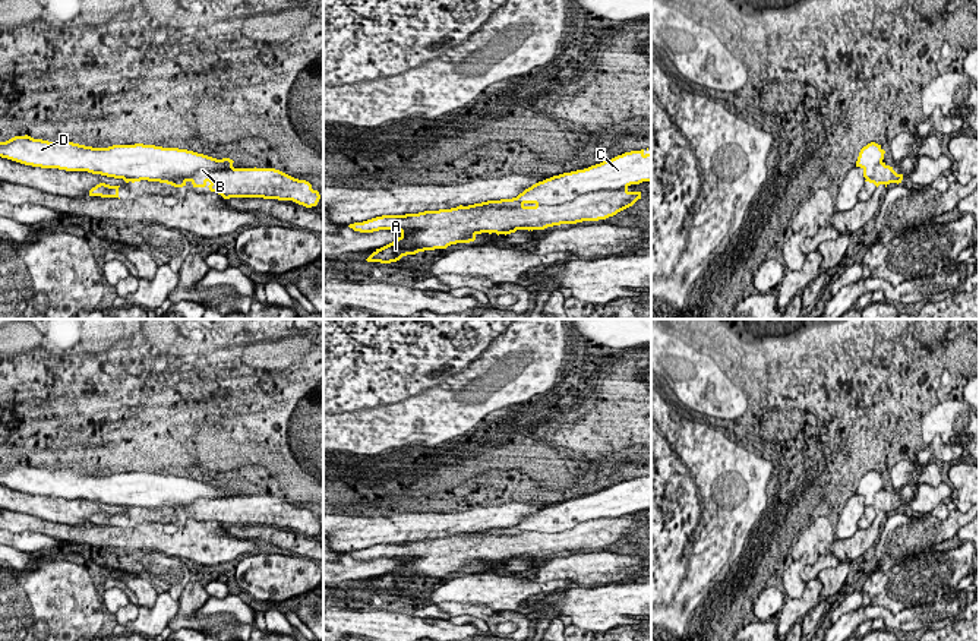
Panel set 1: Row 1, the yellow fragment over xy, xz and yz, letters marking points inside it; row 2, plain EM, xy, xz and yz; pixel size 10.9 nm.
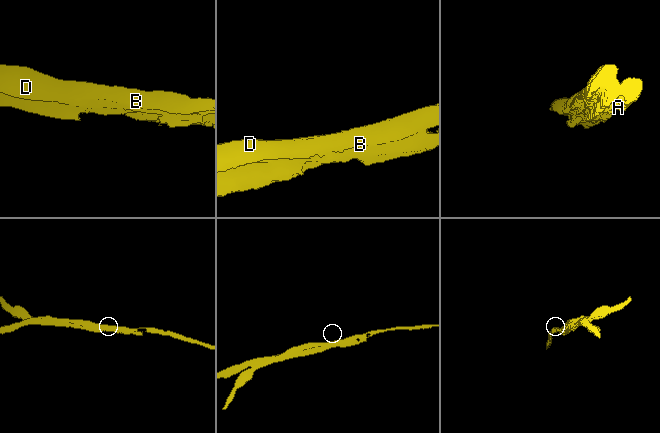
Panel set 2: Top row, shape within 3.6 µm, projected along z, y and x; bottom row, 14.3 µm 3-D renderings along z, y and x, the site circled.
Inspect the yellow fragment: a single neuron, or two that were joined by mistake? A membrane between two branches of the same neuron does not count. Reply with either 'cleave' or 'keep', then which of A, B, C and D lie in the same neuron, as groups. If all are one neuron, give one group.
cleave | A B / C D

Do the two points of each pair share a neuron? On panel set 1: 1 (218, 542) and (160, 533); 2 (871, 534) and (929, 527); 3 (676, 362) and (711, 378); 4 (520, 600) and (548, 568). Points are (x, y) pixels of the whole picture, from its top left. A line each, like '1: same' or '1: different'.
1: same
2: different
3: same
4: different

